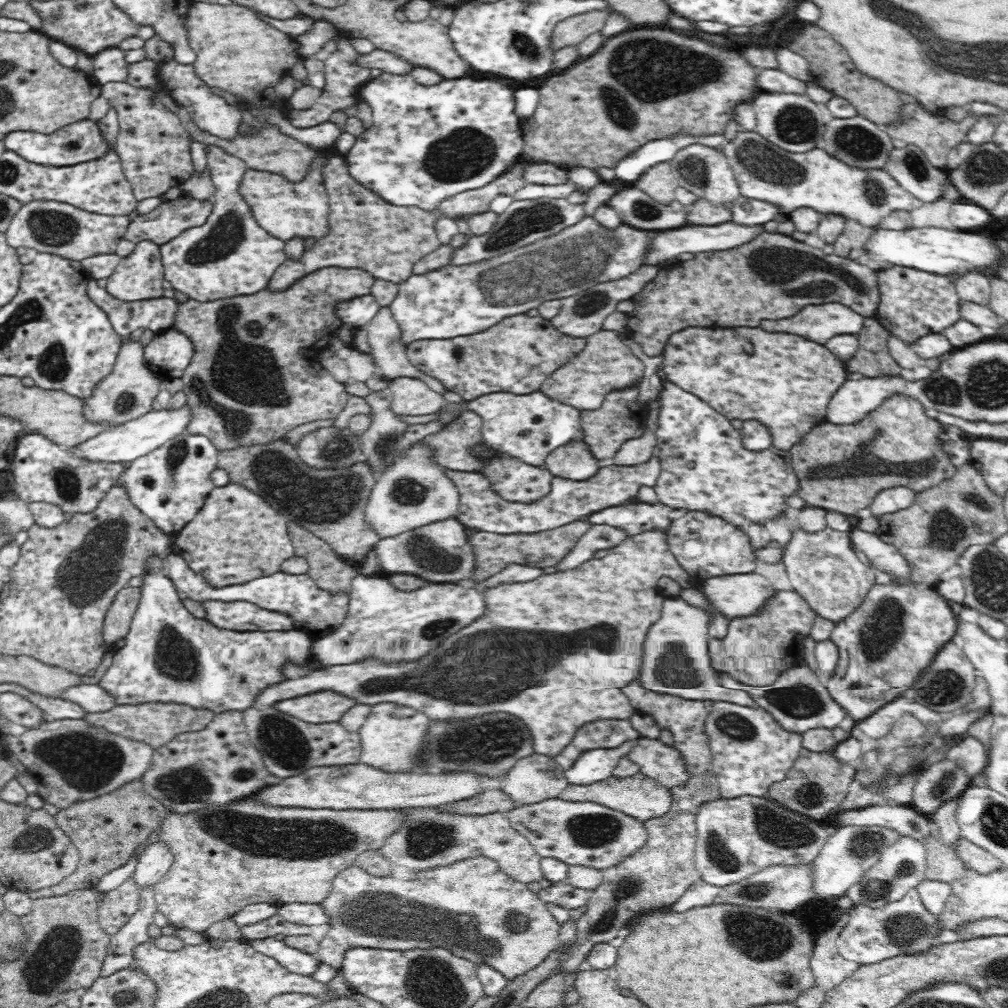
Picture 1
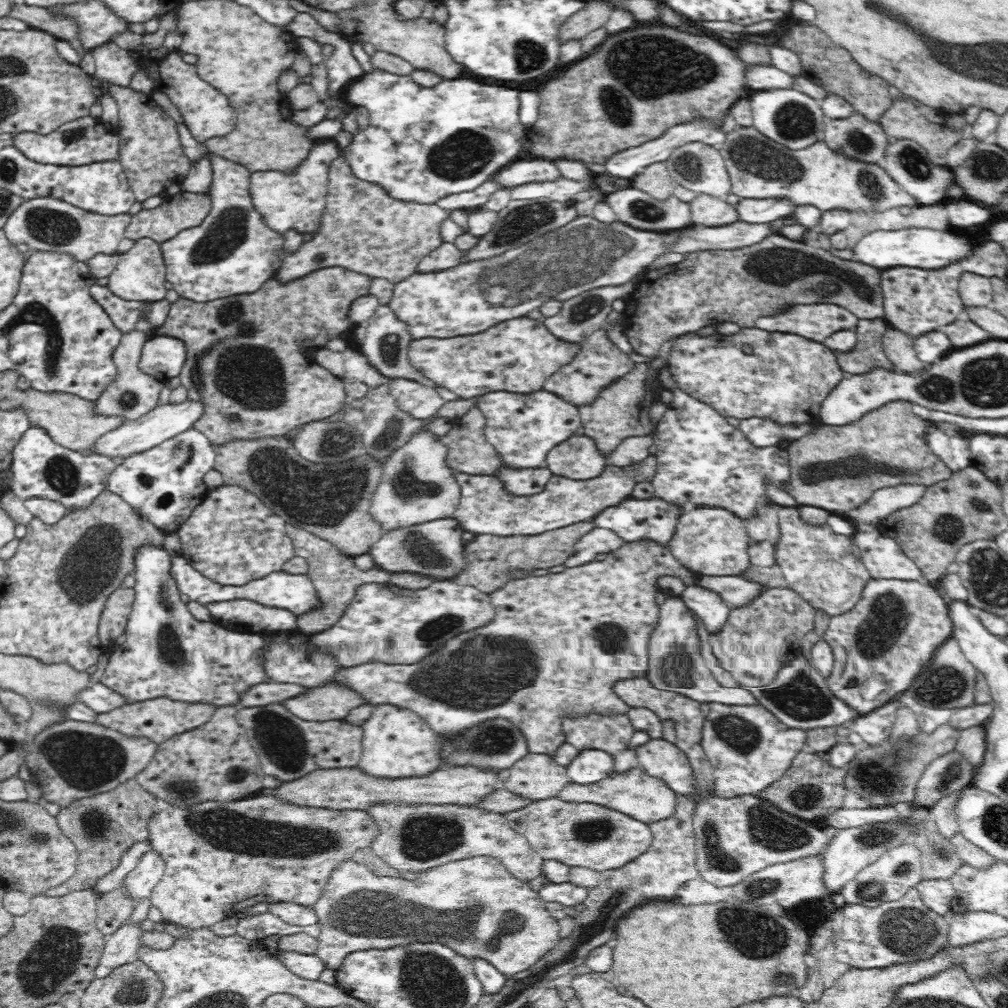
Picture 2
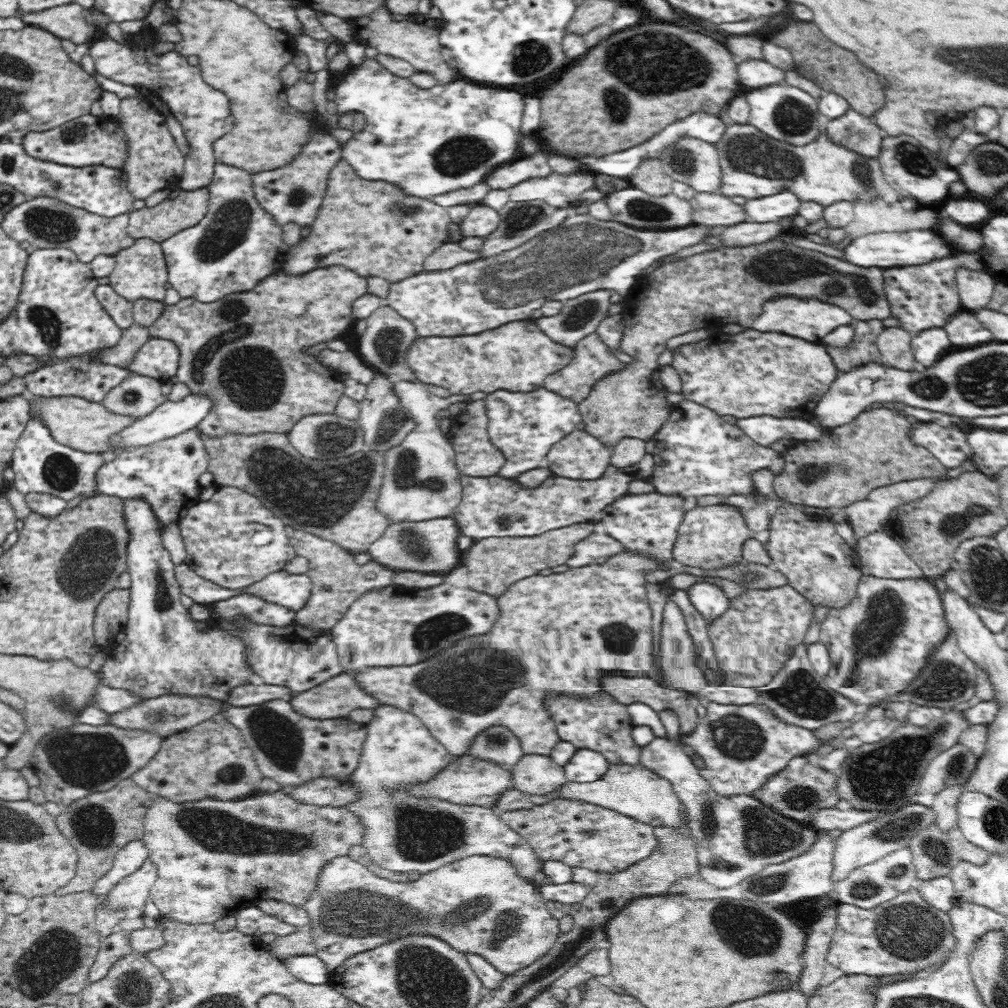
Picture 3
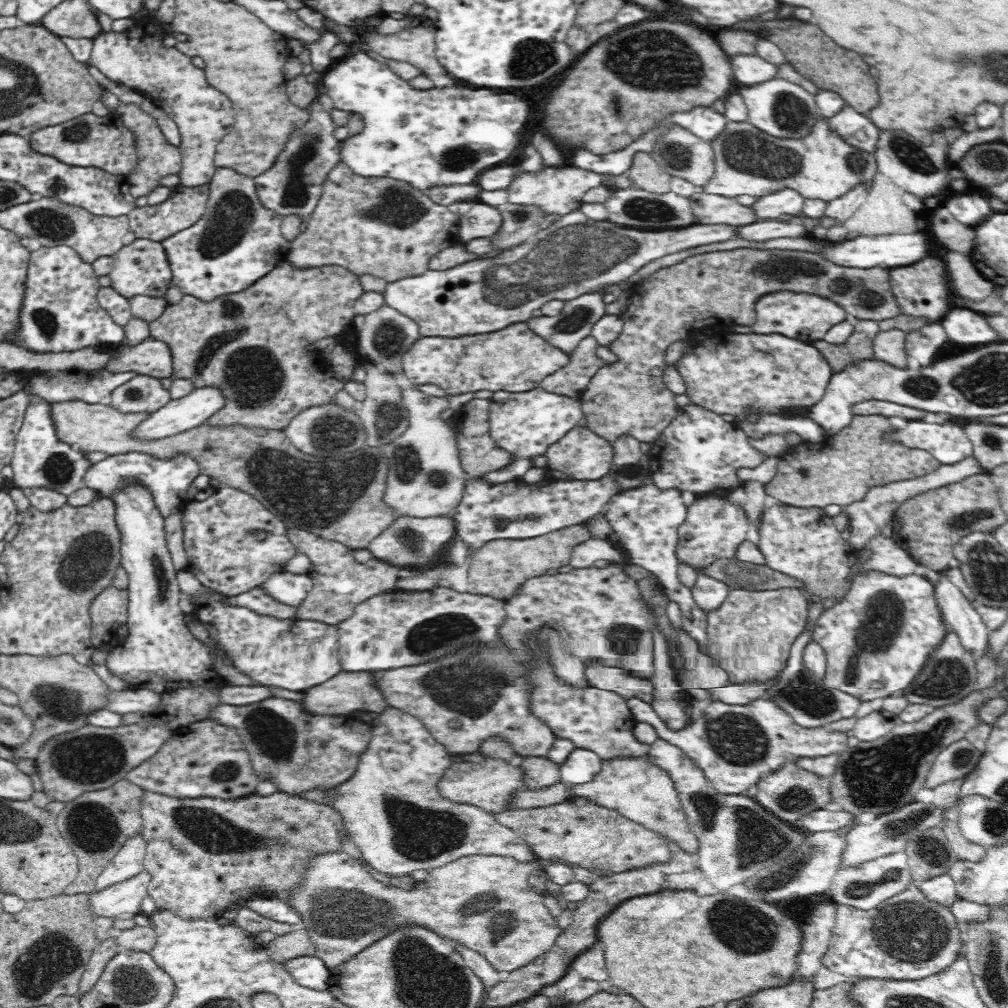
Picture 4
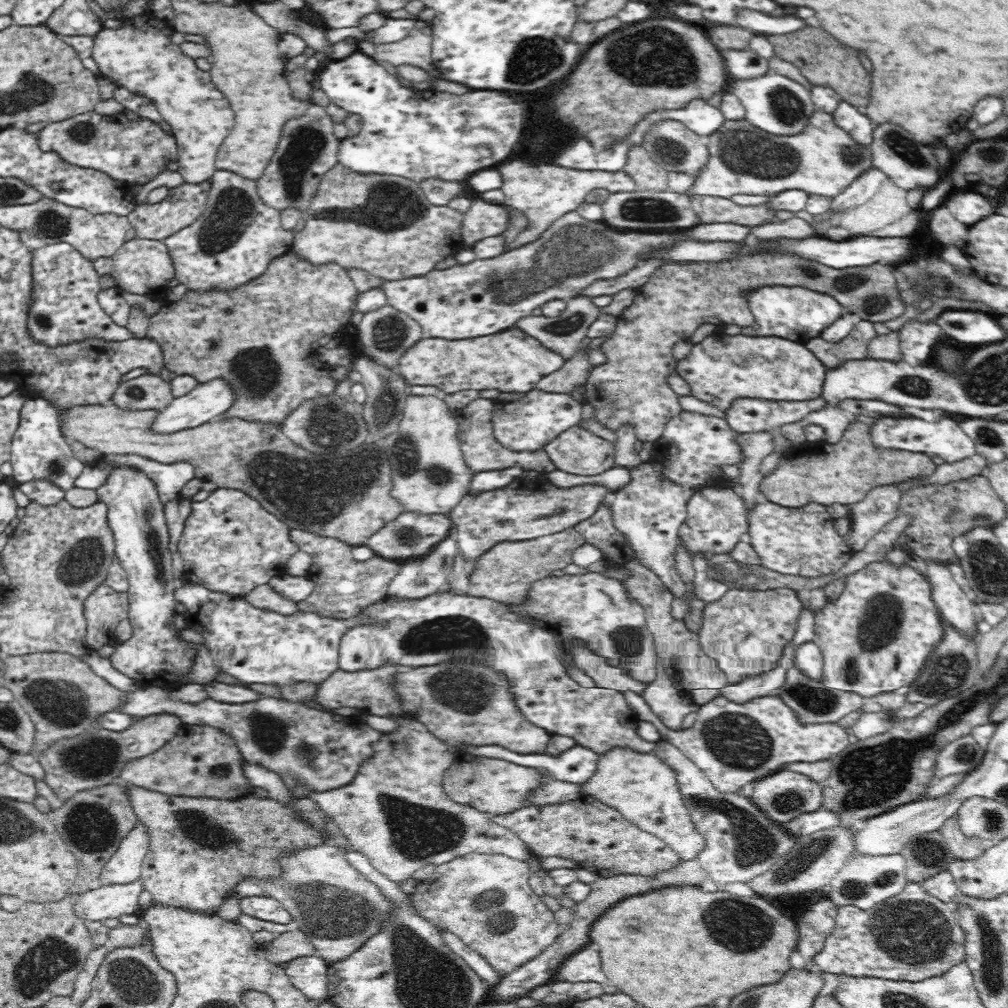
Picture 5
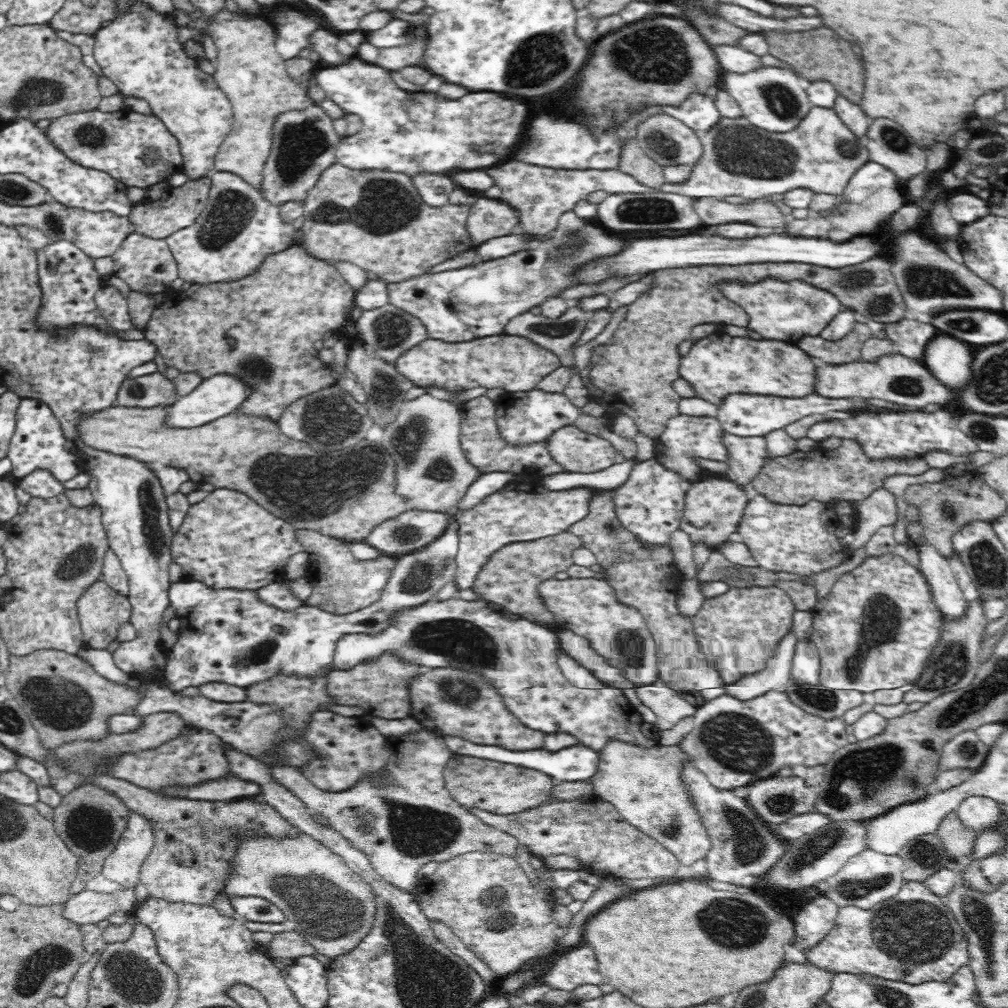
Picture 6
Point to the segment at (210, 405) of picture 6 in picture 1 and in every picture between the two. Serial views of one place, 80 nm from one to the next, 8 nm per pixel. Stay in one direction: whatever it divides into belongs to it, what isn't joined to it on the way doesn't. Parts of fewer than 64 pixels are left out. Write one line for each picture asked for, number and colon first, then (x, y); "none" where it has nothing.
1: (124, 443)
2: (133, 436)
3: (171, 418)
4: (189, 412)
5: (207, 402)

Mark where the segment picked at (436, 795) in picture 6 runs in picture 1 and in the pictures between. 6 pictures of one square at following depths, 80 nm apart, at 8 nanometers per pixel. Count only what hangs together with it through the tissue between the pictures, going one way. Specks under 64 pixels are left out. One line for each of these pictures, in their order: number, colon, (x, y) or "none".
1: (391, 736)
2: (396, 742)
3: (404, 834)
4: (391, 805)
5: (395, 812)

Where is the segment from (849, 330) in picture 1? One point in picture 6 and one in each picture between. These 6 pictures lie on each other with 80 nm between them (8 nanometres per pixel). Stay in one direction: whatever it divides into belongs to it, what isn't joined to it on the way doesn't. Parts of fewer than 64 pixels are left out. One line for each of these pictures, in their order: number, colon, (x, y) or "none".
2: (816, 321)
3: (810, 319)
4: (808, 317)
5: (797, 313)
6: (783, 310)

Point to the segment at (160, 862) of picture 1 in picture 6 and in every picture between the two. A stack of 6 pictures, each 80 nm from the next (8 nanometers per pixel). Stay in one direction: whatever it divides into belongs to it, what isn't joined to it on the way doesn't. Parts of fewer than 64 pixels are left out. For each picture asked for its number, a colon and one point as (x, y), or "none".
2: (140, 883)
3: (133, 891)
4: (127, 896)
5: (113, 900)
6: (85, 907)

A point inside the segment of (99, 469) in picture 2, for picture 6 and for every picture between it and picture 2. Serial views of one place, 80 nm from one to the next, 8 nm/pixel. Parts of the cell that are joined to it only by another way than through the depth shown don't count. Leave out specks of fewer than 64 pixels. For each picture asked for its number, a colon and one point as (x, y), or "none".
3: (42, 465)
4: (40, 460)
5: (39, 453)
6: (38, 442)

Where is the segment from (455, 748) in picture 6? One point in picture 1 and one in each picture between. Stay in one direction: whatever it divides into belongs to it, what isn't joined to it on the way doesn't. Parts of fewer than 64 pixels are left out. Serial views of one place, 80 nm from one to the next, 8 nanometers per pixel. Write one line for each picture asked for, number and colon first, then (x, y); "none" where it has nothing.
1: (592, 766)
2: (590, 766)
3: (586, 766)
4: (581, 765)
5: (576, 765)

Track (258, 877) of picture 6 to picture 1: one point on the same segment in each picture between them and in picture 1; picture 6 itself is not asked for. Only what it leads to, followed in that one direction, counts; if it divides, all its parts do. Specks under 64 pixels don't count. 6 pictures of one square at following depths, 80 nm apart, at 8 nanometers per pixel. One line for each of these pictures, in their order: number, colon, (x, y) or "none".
1: (510, 929)
2: (475, 906)
3: (480, 904)
4: (485, 902)
5: (338, 909)

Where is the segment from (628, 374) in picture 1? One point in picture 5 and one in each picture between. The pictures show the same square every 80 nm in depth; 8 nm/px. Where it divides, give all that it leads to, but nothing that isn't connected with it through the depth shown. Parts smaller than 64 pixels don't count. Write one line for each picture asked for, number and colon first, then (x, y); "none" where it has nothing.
2: (599, 363)
3: (593, 359)
4: (572, 380)
5: (574, 374)

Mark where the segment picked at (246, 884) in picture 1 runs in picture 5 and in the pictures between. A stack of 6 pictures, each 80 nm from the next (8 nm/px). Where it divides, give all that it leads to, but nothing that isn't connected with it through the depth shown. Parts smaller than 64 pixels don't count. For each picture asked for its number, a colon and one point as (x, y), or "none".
2: (221, 857)
3: (213, 857)
4: (204, 855)
5: (200, 847)

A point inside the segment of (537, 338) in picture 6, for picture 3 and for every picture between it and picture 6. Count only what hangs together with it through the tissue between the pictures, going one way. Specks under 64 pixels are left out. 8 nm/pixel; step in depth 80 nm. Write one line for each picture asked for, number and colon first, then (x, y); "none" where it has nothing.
3: (579, 317)
4: (564, 331)
5: (562, 334)

